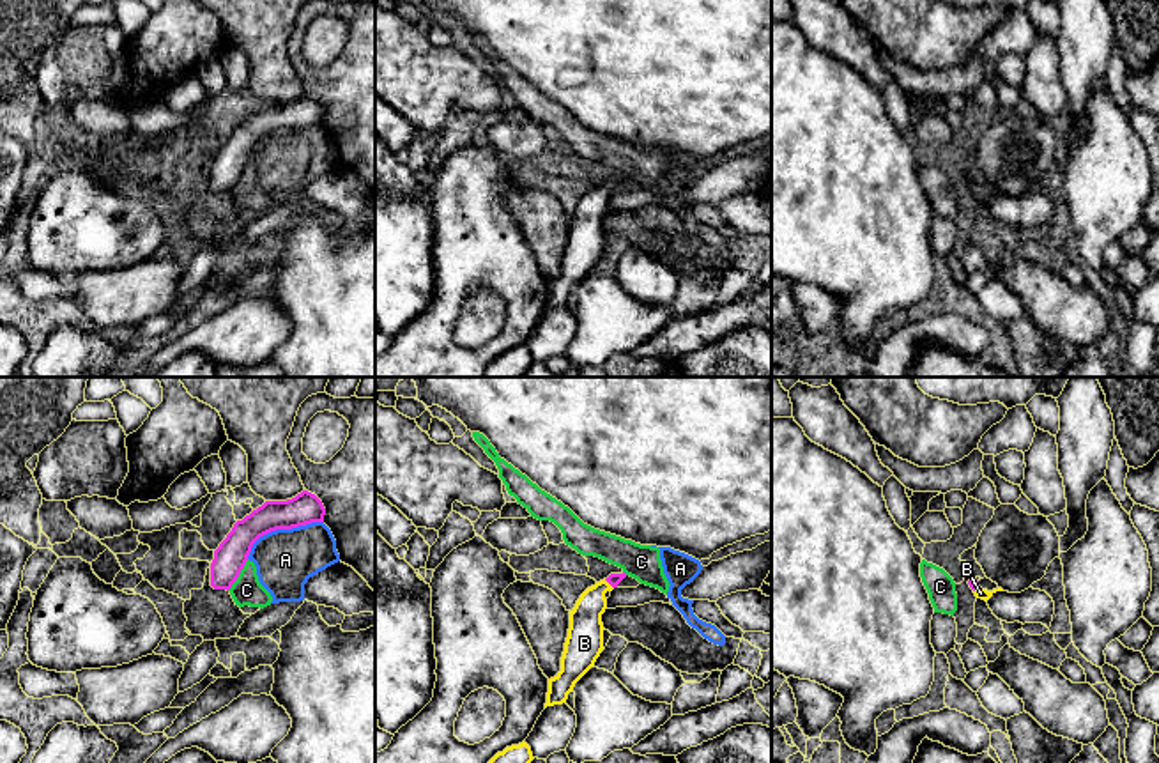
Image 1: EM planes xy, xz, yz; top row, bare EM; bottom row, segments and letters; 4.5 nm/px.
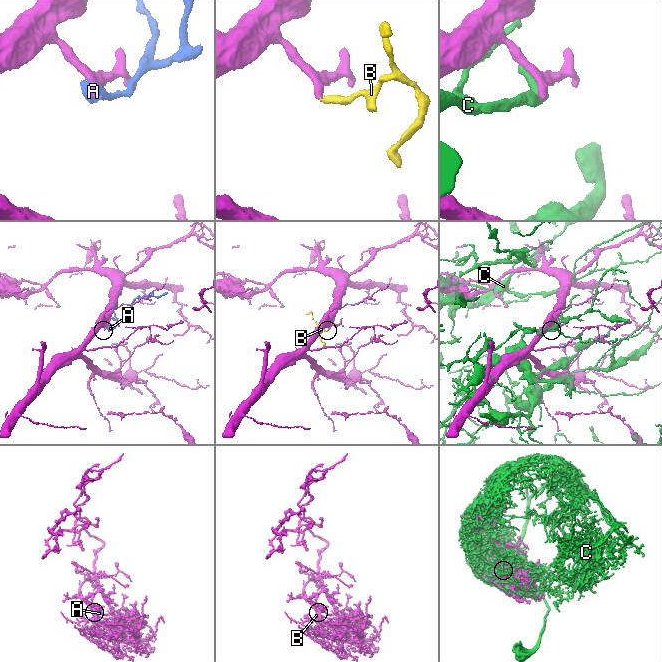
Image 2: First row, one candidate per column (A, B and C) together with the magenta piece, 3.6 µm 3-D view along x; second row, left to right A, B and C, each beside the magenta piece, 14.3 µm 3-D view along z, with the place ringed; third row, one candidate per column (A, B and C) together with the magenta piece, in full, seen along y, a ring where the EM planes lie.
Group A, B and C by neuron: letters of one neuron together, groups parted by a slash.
A C / B

